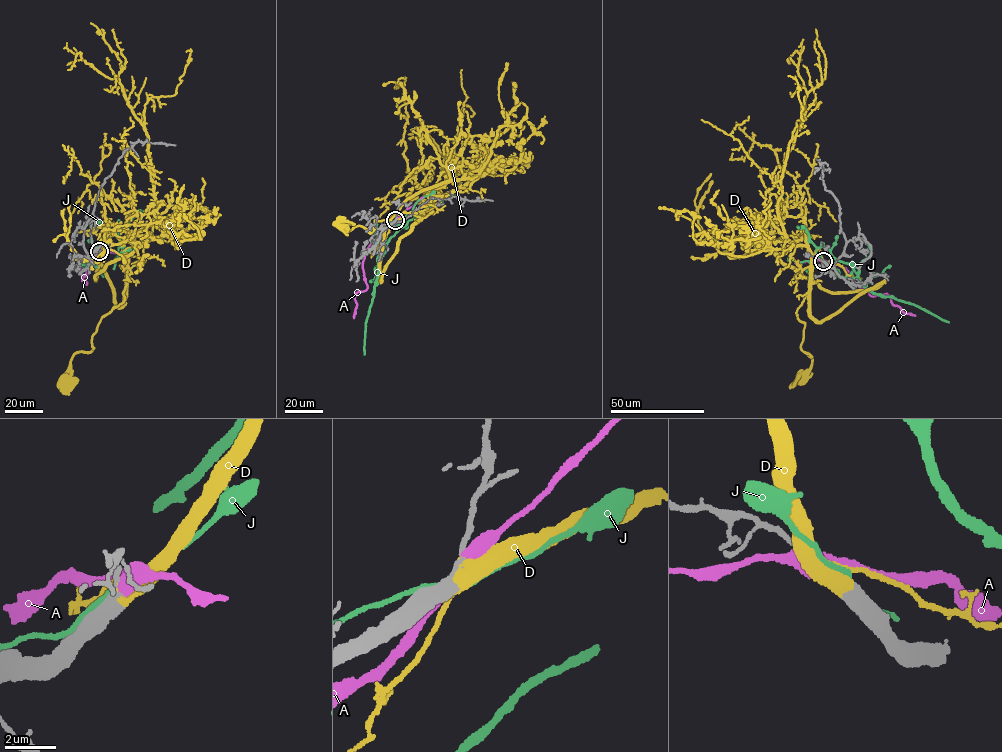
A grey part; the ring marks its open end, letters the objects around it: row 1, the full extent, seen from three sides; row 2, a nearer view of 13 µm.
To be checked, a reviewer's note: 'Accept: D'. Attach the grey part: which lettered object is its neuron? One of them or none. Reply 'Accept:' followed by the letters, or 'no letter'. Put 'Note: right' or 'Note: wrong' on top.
Note: right
Accept: D

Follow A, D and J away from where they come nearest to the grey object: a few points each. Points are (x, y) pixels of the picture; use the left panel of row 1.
A: (99, 250), (91, 251), (81, 262), (81, 275), (91, 269), (82, 280), (87, 283)
D: (99, 251), (112, 235), (120, 241), (124, 299), (101, 318), (93, 348), (75, 353), (66, 378)
J: (98, 251), (84, 258), (82, 266), (93, 248), (93, 265), (105, 276)

